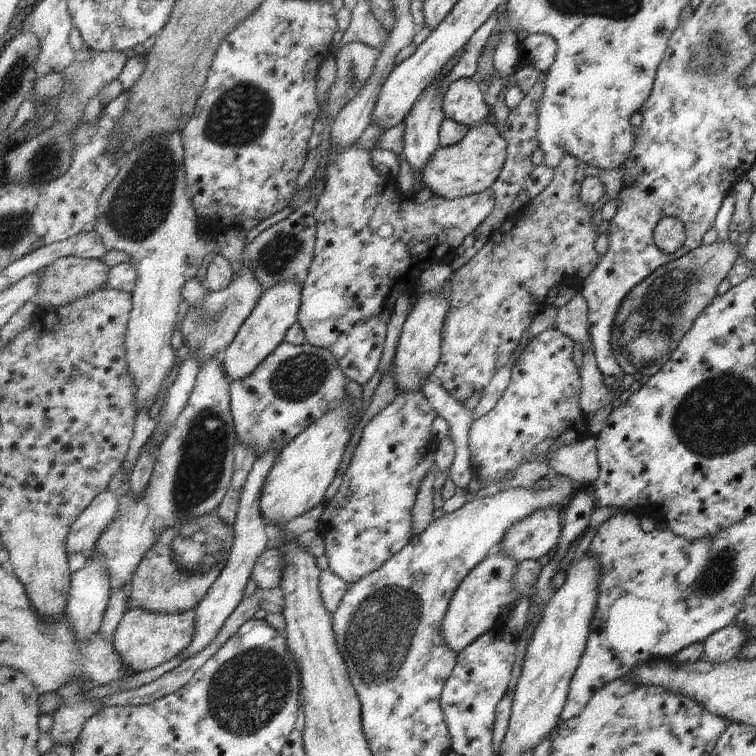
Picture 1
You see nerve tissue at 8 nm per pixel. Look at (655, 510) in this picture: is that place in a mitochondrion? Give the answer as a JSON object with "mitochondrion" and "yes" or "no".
{"mitochondrion":"no"}

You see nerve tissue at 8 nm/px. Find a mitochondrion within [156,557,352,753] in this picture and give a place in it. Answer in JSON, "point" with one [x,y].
{"point":[247,692]}

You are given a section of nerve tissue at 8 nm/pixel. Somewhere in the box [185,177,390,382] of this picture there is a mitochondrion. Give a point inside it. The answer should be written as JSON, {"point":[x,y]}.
{"point":[282,251]}

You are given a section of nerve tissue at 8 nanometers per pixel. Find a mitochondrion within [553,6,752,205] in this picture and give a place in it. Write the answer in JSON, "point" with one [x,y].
{"point":[705,56]}

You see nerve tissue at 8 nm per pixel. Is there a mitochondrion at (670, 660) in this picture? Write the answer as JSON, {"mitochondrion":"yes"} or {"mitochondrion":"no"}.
{"mitochondrion":"no"}

